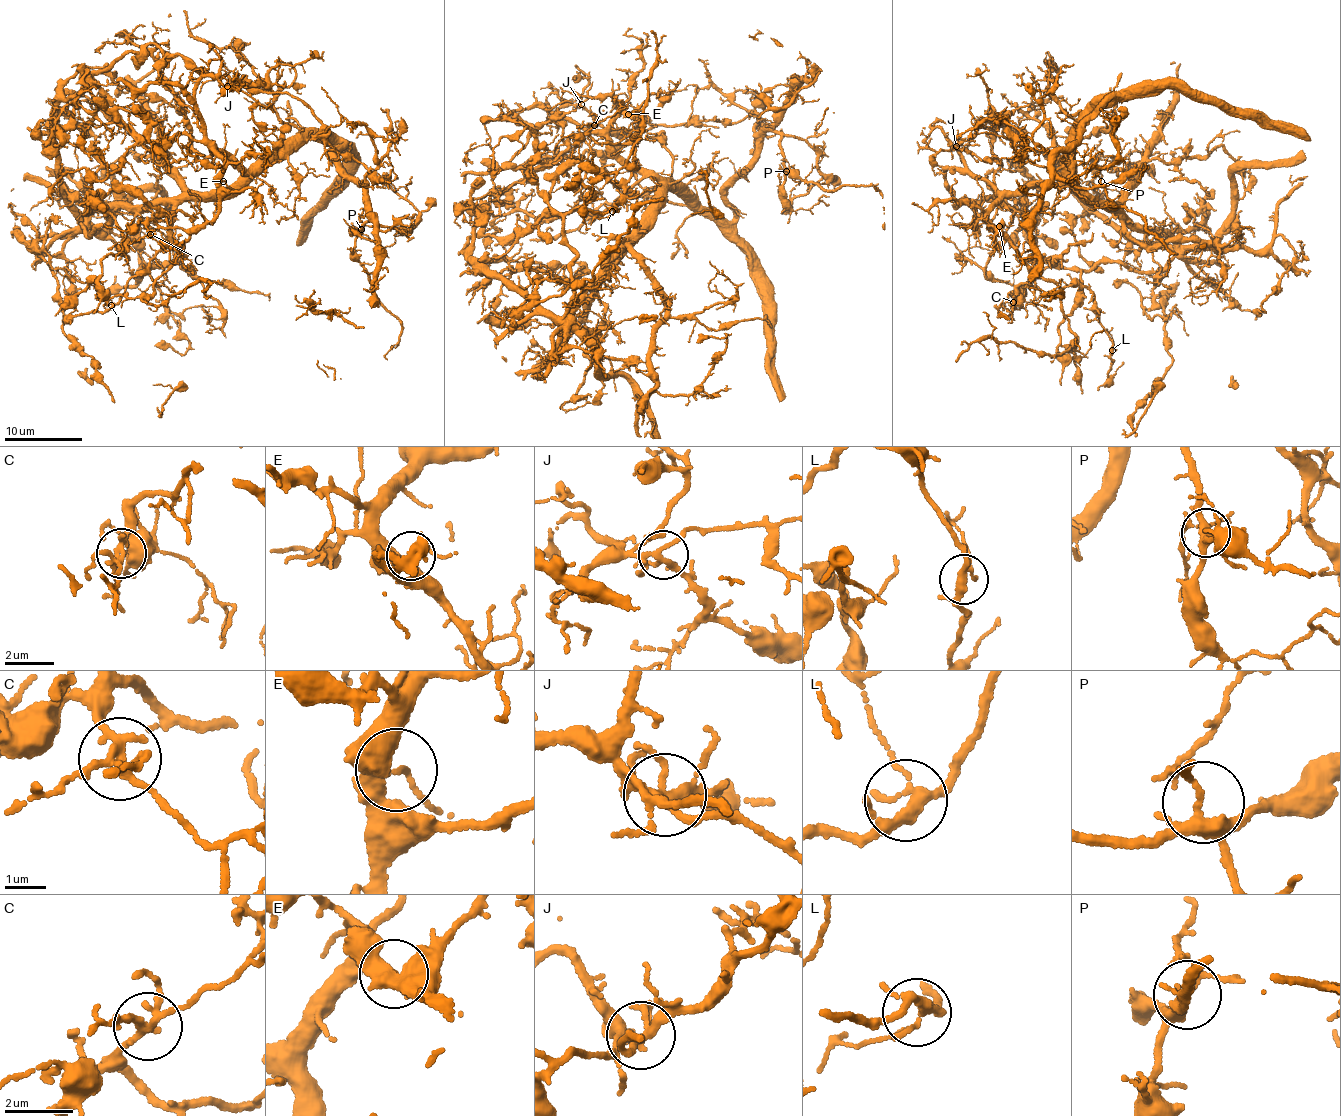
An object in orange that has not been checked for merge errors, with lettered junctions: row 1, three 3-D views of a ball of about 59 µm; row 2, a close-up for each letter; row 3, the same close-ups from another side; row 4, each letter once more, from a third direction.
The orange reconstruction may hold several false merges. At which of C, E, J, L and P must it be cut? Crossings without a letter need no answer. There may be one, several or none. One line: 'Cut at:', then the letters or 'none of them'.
Cut at: none of them

